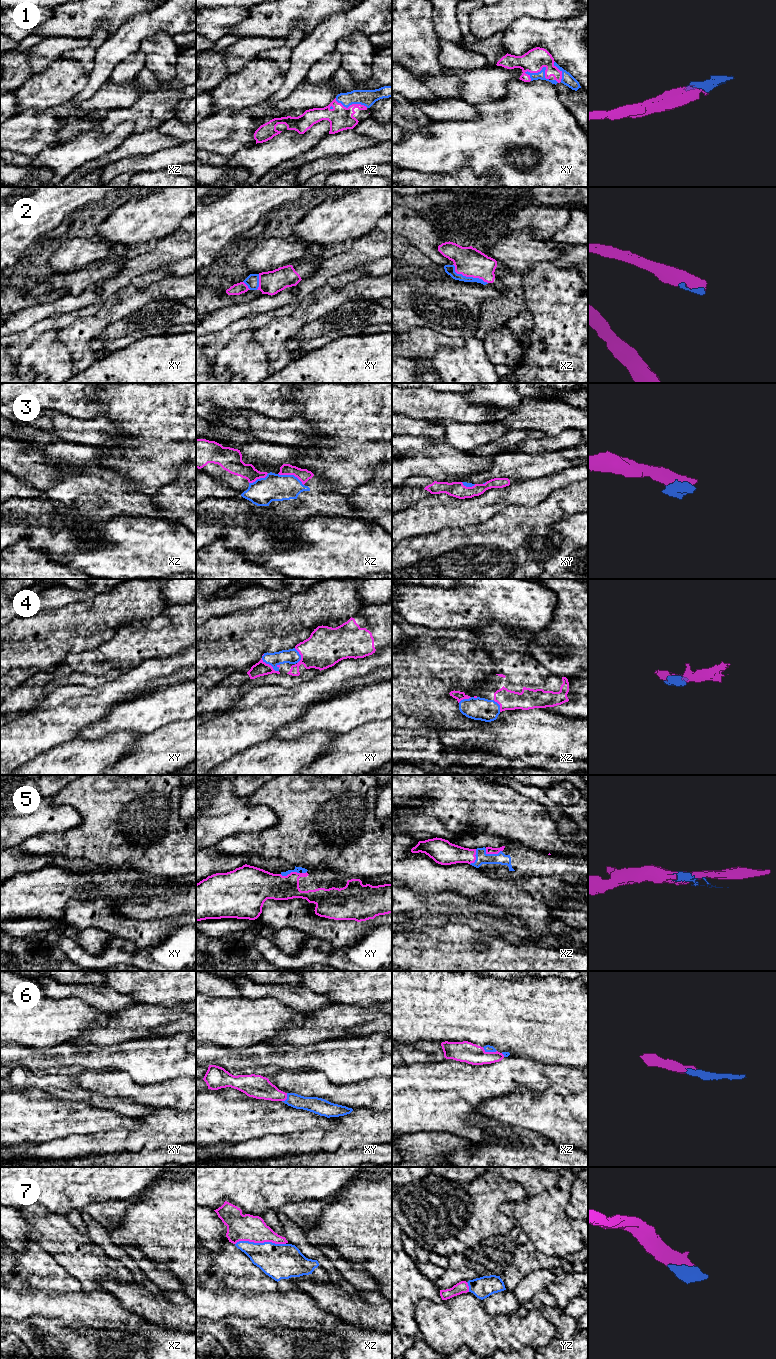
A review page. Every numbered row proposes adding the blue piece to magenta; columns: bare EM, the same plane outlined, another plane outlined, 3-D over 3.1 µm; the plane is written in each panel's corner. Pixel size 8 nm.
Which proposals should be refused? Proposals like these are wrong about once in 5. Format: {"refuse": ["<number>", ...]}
{"refuse": []}

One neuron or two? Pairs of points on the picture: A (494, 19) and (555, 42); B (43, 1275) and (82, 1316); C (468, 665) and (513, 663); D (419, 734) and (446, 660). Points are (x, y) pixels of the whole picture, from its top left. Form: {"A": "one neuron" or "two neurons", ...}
{"A": "two neurons", "B": "two neurons", "C": "two neurons", "D": "one neuron"}

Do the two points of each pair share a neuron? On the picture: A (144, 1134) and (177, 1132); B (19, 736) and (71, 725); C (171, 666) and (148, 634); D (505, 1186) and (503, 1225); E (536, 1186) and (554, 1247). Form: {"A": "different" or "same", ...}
{"A": "same", "B": "same", "C": "different", "D": "same", "E": "different"}

